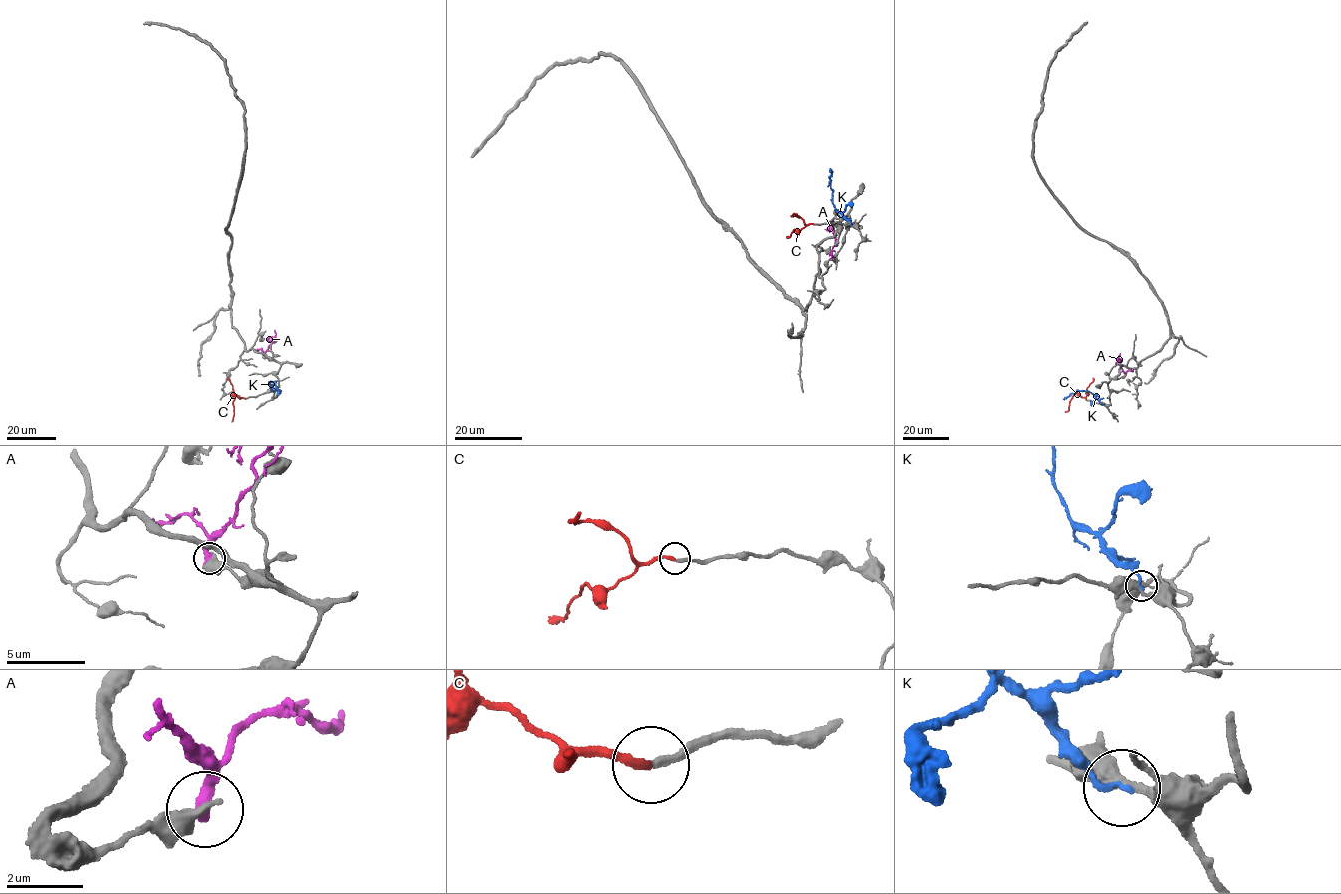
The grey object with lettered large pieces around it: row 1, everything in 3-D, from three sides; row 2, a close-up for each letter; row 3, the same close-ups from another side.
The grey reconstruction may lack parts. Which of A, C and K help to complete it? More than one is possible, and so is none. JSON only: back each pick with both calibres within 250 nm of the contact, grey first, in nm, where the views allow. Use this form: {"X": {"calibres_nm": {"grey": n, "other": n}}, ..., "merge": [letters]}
{"C": {"calibres_nm": {"grey": 200, "other": 200}}, "merge": ["C"]}

